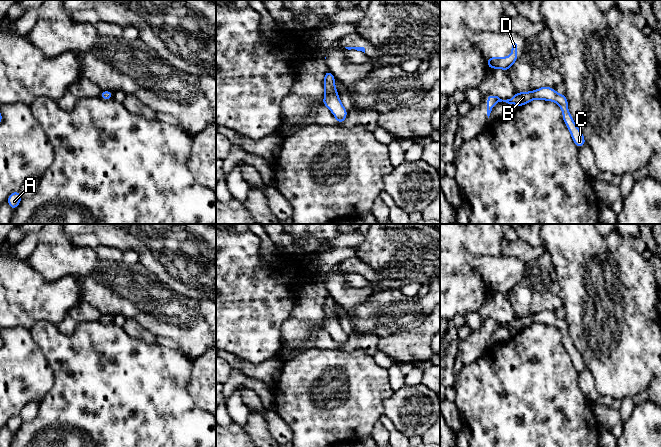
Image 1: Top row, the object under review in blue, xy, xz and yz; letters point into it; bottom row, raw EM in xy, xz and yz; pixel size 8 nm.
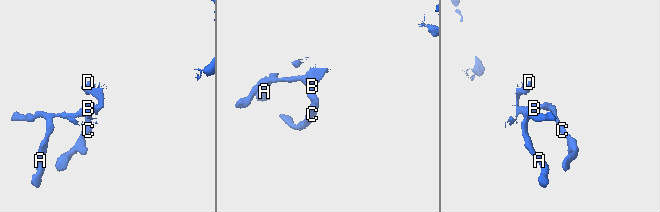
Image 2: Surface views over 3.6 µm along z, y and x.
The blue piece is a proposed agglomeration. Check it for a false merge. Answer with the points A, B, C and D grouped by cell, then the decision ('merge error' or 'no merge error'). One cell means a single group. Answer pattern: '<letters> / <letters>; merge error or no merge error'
A B C D; no merge error

